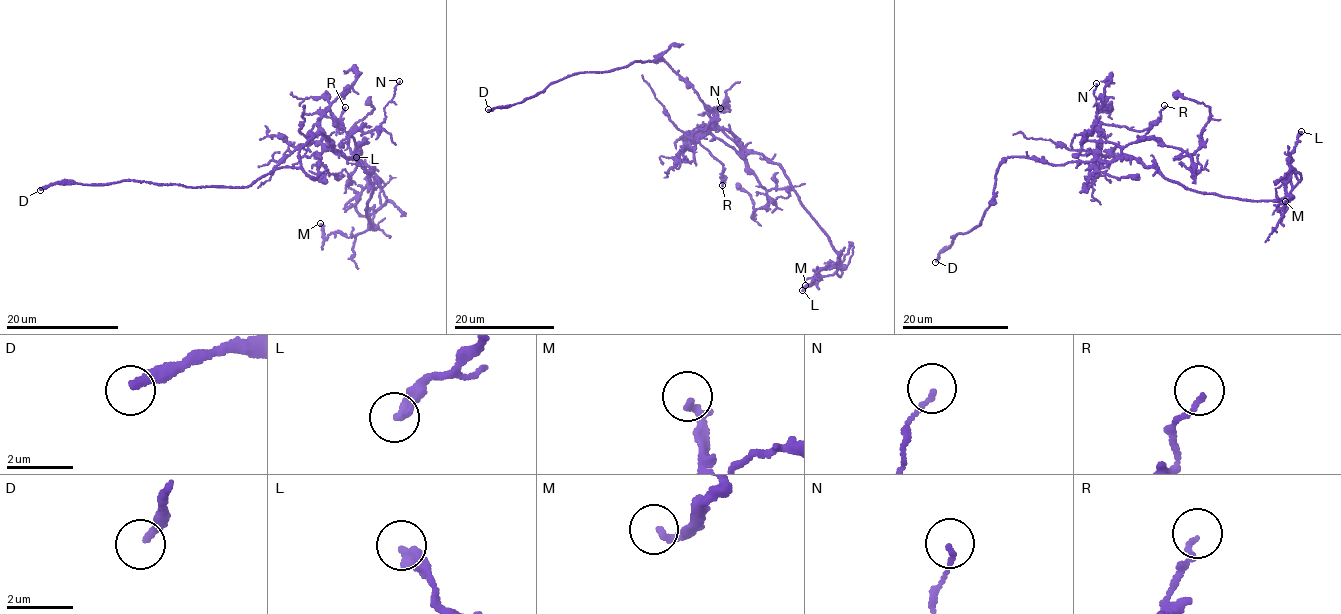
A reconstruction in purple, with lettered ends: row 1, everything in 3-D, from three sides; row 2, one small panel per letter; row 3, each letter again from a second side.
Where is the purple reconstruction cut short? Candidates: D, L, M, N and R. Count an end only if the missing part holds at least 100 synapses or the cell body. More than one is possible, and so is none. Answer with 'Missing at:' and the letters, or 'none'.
Missing at: D

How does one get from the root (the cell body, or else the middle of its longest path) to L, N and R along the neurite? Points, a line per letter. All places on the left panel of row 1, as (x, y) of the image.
L: (331, 148), (354, 157), (368, 173), (373, 187), (364, 210), (372, 229), (355, 205), (368, 177), (356, 157)
N: (331, 148), (351, 158), (356, 145), (349, 132), (376, 129), (384, 119), (384, 107), (393, 97), (399, 81)
R: (331, 148), (321, 142), (320, 118), (331, 110), (340, 129), (345, 107)

